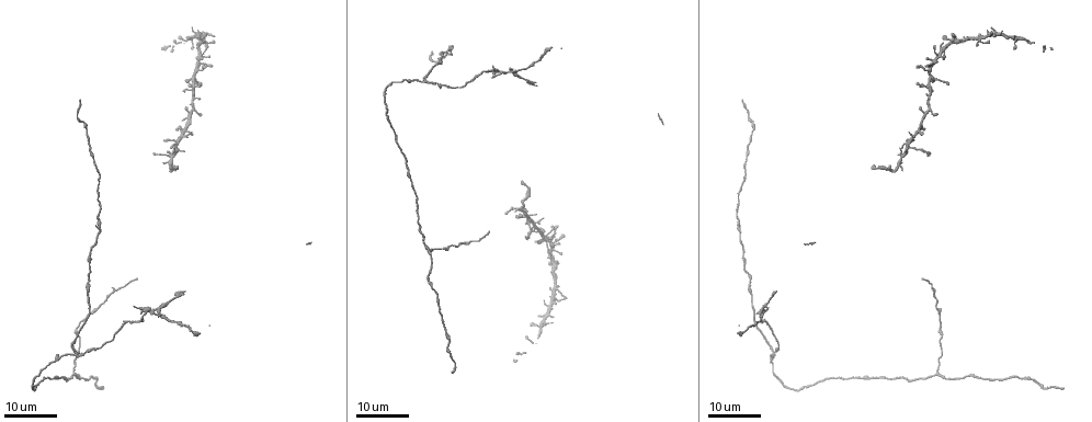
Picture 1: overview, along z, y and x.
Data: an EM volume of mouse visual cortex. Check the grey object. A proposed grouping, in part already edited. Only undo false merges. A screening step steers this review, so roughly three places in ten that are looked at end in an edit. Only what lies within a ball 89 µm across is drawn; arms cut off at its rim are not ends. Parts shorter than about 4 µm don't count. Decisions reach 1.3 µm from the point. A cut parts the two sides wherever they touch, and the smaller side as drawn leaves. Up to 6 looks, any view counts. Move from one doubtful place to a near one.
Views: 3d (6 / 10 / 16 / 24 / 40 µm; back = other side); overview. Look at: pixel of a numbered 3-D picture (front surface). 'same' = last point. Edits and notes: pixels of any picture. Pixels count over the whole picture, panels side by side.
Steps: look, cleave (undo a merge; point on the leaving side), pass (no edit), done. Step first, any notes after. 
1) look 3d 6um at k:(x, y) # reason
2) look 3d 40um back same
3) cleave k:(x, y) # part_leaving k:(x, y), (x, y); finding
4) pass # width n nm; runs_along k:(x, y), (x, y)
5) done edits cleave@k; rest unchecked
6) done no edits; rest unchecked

look 3d 24um at 1:(528, 218) # three arms meet

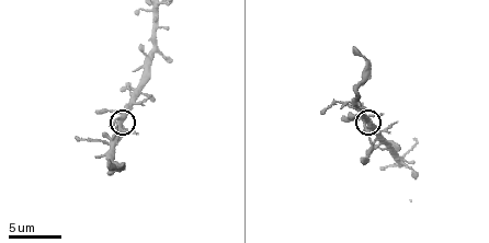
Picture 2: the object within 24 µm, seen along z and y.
look 3d 6um at 2:(363, 124) # closer look

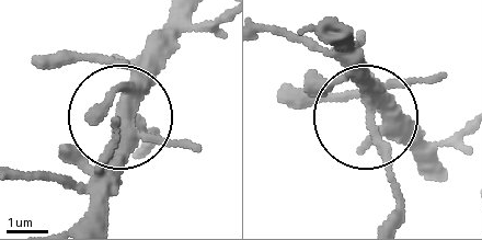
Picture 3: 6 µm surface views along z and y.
pass # one neuron here

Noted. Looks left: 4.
look 3d 16um at 2:(111, 172)

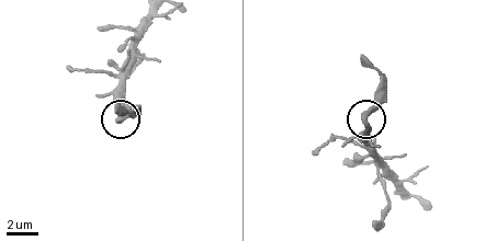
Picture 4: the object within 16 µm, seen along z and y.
look 3d 6um at 4:(367, 119) # zoom in

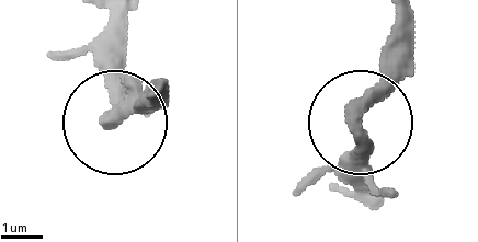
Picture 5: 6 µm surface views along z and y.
pass # continuous, no second neuron

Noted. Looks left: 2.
look 3d 16um at 1:(426, 81) # branch point

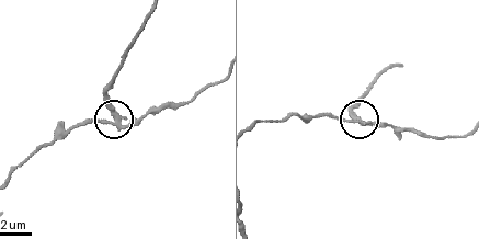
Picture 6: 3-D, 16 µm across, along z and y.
look 3d 6um at 6:(115, 116)

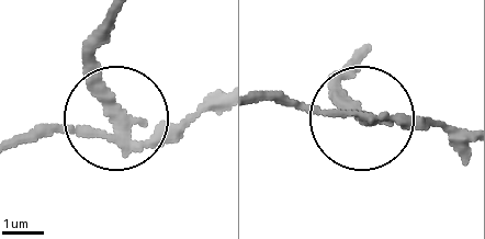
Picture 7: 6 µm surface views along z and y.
cleave 7:(93, 89) # width 230 nm; part_leaving 7:(127, 140), (96, 59), (113, 18); two neurons meet here

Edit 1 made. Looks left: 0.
done edits cleave@7; rest unchecked

